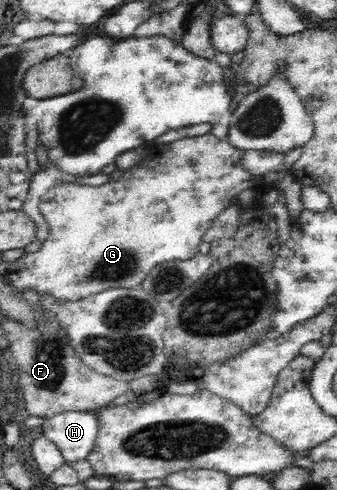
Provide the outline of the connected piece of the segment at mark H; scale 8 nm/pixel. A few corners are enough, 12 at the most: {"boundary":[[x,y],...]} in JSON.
{"boundary":[[98,410],[59,413],[43,435],[68,464],[86,461],[100,431]]}

